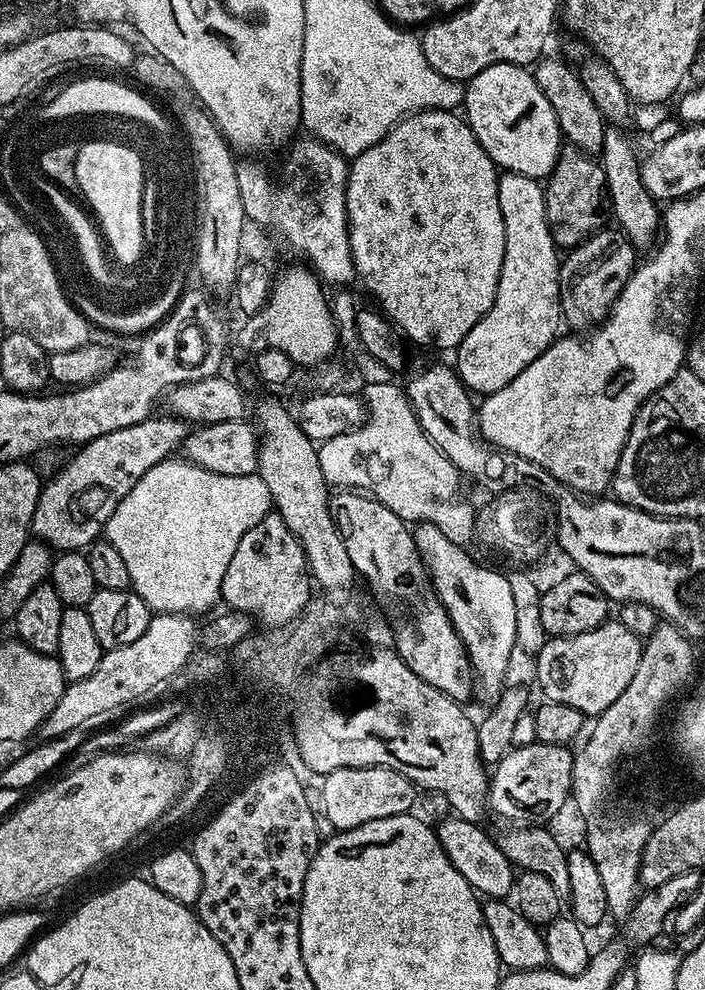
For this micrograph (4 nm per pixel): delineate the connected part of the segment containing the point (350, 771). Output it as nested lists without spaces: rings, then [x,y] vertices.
[[[382,766],[373,768],[339,768],[323,777],[324,785],[320,788],[320,804],[324,807],[324,816],[333,824],[333,829],[345,832],[354,826],[362,826],[366,822],[374,822],[378,818],[402,816],[413,811],[412,803],[416,800],[418,789],[398,770],[390,770]]]

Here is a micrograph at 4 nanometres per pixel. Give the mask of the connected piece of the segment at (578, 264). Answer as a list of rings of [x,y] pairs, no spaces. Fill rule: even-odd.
[[[605,227],[571,249],[560,266],[560,314],[572,330],[588,330],[608,319],[614,302],[622,294],[638,263],[638,250],[615,227]]]

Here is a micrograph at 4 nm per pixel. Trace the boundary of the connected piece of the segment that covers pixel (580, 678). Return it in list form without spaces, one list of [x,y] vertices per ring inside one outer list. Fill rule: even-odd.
[[[616,618],[609,619],[589,632],[548,638],[545,641],[536,656],[536,676],[540,679],[541,690],[545,692],[543,695],[554,702],[574,706],[574,710],[582,710],[588,718],[595,718],[607,710],[614,702],[614,698],[618,698],[618,694],[622,694],[622,690],[630,686],[630,678],[634,678],[634,670],[638,670],[641,637],[626,630],[626,626]]]

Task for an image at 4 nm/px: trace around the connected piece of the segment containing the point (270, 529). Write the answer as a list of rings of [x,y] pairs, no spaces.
[[[269,511],[238,542],[230,566],[222,578],[220,600],[228,603],[234,612],[244,612],[253,621],[265,624],[268,628],[280,628],[291,625],[293,620],[307,606],[314,596],[313,581],[308,571],[308,560],[304,557],[298,538],[286,526],[279,512]]]

